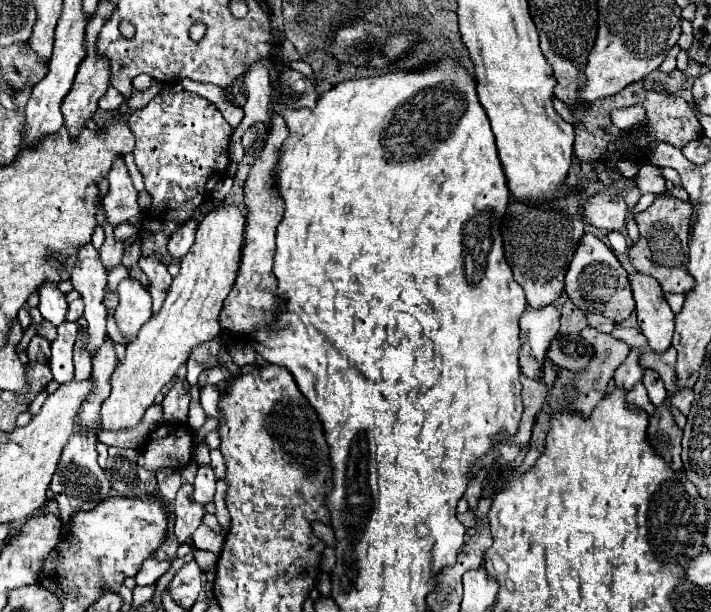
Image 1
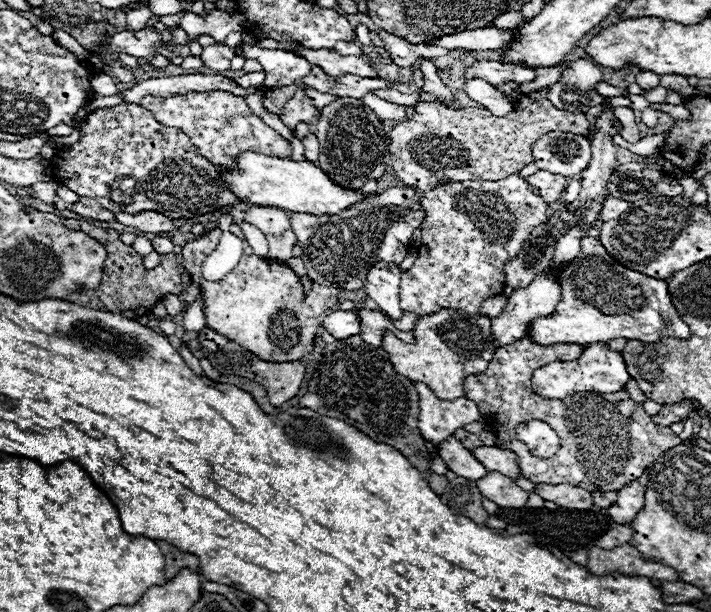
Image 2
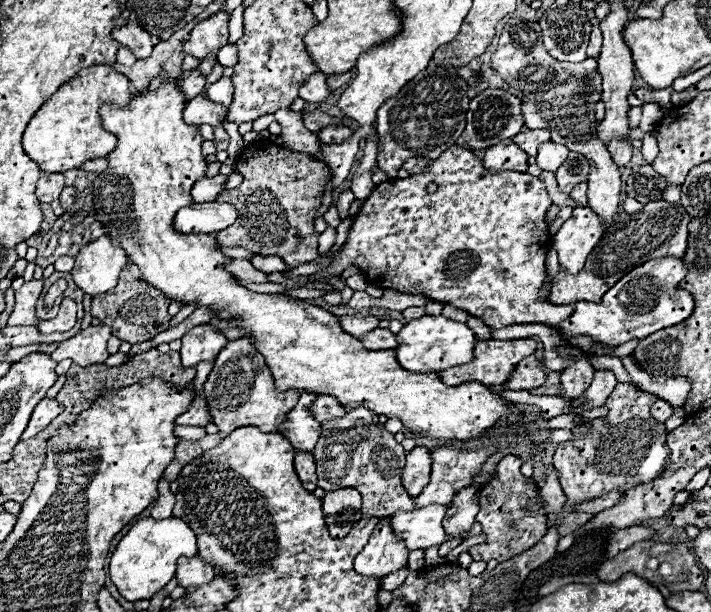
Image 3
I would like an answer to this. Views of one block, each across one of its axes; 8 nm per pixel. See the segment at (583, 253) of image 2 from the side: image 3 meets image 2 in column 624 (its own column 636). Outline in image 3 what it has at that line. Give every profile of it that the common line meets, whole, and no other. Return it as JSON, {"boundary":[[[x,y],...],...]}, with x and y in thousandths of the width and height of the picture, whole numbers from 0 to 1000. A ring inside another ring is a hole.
{"boundary":[[[923,422],[906,428],[886,441],[855,480],[850,480],[847,493],[810,493],[802,520],[788,526],[788,539],[799,549],[830,549],[835,559],[847,565],[872,565],[892,552],[909,552],[931,536],[951,533],[962,526],[973,507],[976,490],[965,474],[954,471],[954,461],[965,451],[965,435],[956,422]]]}

